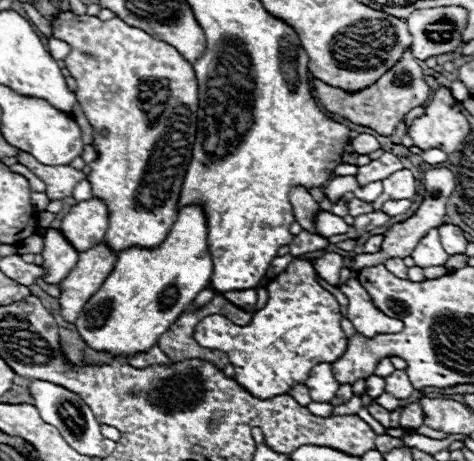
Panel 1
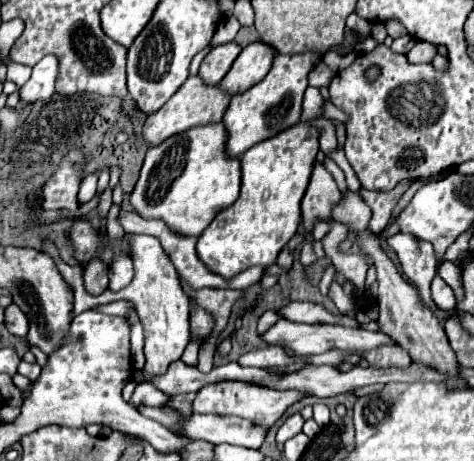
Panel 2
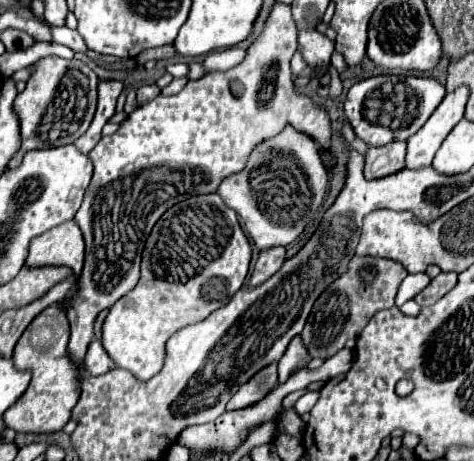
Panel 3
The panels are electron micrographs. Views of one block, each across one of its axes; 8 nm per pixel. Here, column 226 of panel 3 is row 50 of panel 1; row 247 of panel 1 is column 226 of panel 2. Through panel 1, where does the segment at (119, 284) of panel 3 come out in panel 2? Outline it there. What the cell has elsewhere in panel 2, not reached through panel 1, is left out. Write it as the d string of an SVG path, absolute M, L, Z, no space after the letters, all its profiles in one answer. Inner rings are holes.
M314 52L312 54L292 54L292 56L276 54L272 68L264 76L264 80L260 80L256 86L252 86L244 94L238 94L230 100L230 106L222 118L226 132L228 132L228 140L226 140L228 156L238 158L254 144L268 140L268 138L276 136L278 132L300 122L302 96L308 86L306 76L308 76L310 68L318 62L318 58L320 56Z

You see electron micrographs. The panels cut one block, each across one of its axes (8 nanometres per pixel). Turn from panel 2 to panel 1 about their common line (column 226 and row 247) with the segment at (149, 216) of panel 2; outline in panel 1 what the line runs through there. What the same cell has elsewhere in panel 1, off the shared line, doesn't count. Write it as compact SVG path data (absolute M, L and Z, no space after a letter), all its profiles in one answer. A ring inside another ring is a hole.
M188 206L180 210L172 230L158 248L128 248L118 254L116 266L110 276L104 280L100 290L86 302L82 314L76 320L76 328L84 344L96 352L110 352L114 358L126 358L132 354L148 352L156 346L158 338L178 320L178 316L188 310L194 298L210 284L212 276L212 258L206 244L206 220L204 212L198 206Z

